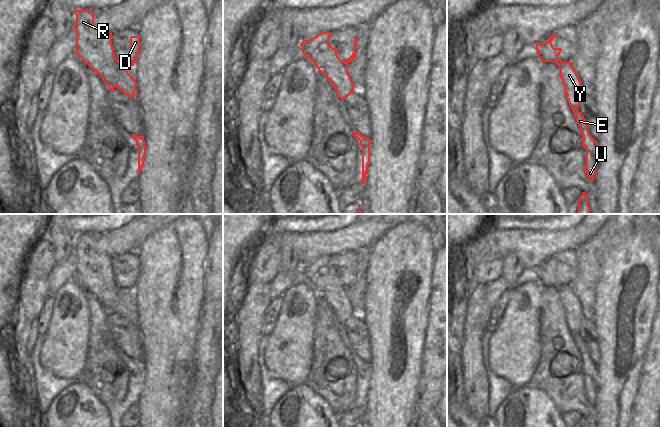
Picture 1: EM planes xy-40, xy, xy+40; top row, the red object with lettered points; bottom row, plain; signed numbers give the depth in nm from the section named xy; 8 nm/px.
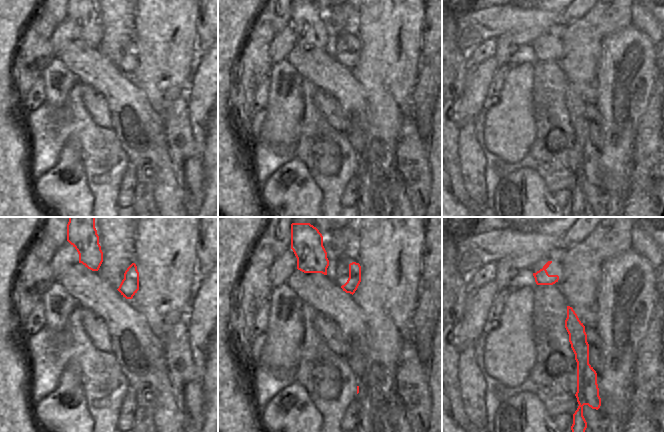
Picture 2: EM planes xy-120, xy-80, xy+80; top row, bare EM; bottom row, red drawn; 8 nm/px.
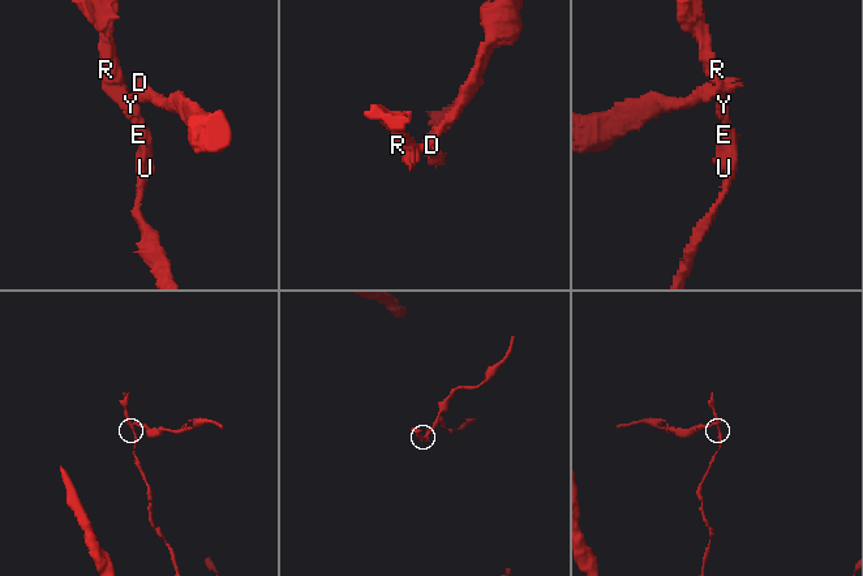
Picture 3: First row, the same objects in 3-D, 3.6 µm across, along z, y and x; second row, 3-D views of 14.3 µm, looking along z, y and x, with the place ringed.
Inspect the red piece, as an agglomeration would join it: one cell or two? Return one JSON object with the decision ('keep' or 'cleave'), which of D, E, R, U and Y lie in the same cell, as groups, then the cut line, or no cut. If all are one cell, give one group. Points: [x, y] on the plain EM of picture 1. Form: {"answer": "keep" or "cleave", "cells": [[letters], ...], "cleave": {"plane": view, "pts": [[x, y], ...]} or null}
{"answer": "cleave", "cells": [["D"], ["E", "R", "U", "Y"]], "cleave": {"plane": "xy", "pts": [[343, 284], [347, 288]]}}

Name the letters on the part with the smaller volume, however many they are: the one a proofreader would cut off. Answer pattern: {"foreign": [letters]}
{"foreign": ["D"]}

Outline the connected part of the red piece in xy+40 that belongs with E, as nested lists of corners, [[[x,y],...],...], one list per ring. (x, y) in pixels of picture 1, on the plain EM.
[[[557,258],[551,259],[548,265],[543,268],[539,266],[536,267],[538,282],[542,286],[553,286],[557,288],[560,293],[560,301],[564,309],[566,323],[580,351],[582,370],[586,371],[586,388],[584,390],[584,395],[588,403],[593,406],[596,399],[596,391],[598,389],[598,367],[590,359],[586,343],[582,337],[578,335],[580,325],[585,319],[582,313],[582,307],[571,287],[569,285],[563,286],[562,283],[558,281],[562,273],[554,272],[551,267],[556,260]]]

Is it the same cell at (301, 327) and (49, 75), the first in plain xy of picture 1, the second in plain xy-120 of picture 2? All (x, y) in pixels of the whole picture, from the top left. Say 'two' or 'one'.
one

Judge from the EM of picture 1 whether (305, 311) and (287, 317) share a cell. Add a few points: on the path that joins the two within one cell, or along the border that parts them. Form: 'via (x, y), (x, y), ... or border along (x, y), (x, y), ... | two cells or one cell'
via (301, 311), (295, 317), (291, 317) | one cell

